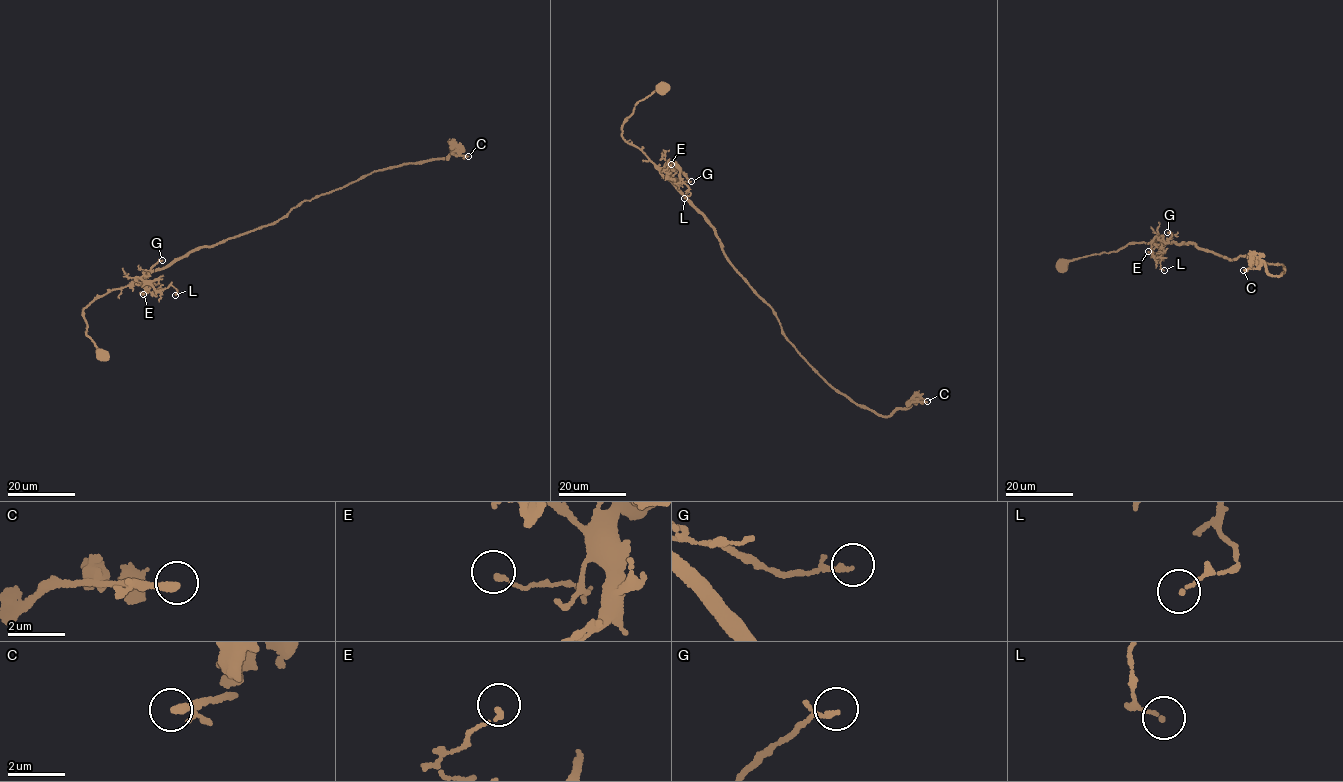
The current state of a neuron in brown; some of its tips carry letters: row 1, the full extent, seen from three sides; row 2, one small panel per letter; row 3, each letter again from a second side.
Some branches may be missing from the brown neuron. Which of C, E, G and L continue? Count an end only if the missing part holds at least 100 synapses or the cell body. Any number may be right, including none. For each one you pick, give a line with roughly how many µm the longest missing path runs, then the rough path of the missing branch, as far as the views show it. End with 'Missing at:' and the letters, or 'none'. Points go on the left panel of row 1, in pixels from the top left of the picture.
Missing at: none

